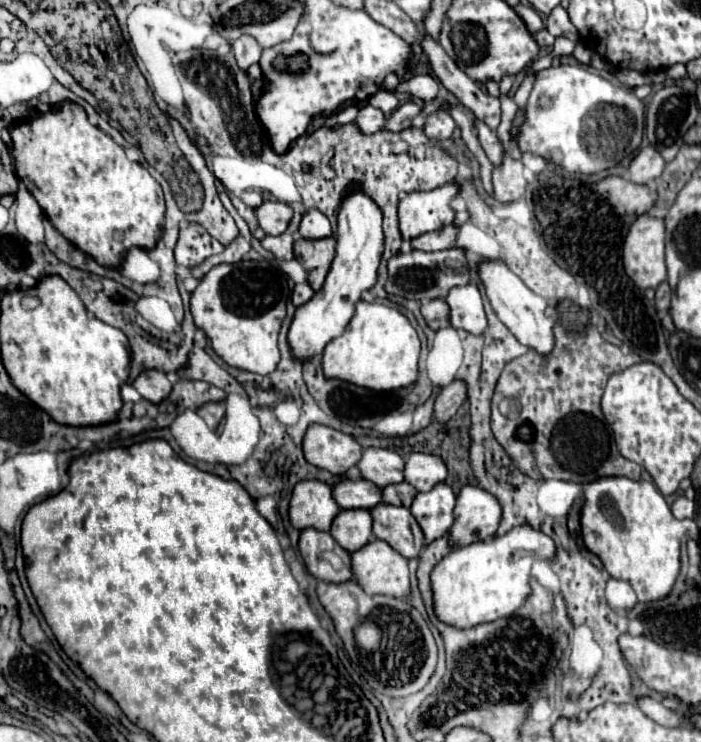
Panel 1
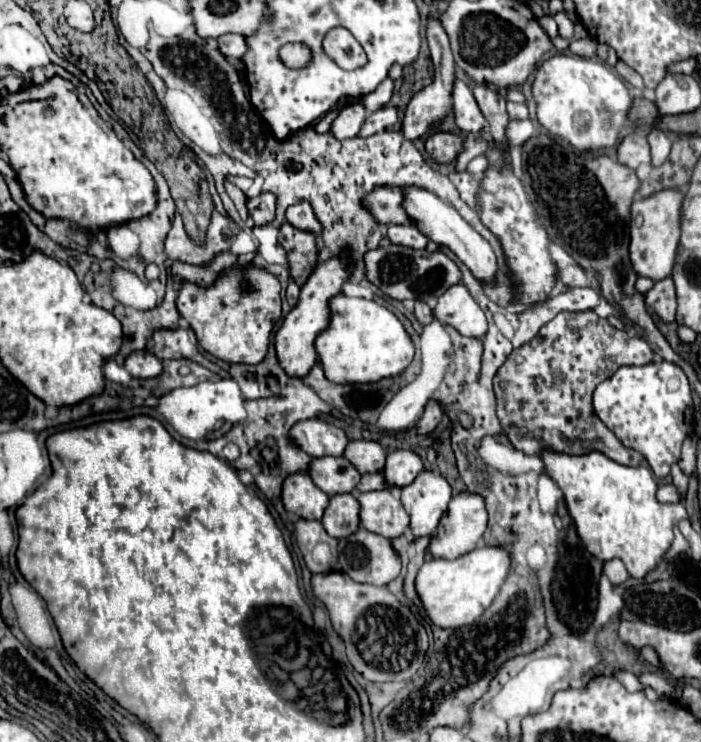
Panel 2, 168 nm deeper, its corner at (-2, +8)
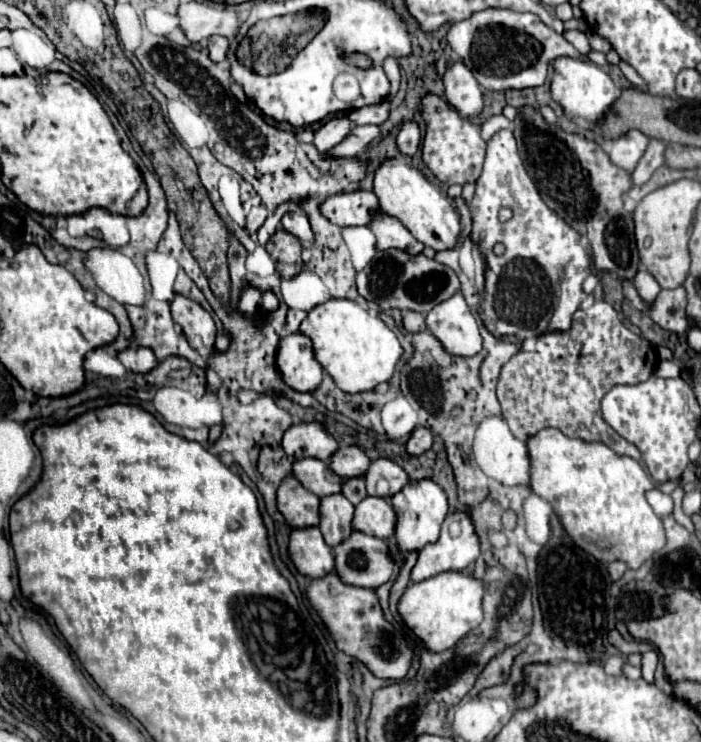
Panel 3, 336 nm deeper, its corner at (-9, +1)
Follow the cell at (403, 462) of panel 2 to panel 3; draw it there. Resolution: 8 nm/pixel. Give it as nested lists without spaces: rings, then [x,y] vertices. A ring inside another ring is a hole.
[[[379,458],[371,462],[367,474],[367,492],[369,496],[395,496],[409,482],[409,474],[393,460]]]

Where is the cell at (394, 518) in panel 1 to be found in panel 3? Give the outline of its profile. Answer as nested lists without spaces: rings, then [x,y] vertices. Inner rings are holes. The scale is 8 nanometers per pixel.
[[[365,498],[355,506],[355,518],[353,518],[353,528],[387,540],[389,536],[395,534],[397,526],[397,512],[391,504],[389,498]]]

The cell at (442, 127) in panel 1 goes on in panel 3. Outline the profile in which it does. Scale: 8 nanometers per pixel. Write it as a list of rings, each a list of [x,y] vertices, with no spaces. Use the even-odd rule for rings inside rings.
[[[405,122],[397,132],[397,146],[403,156],[413,156],[421,142],[421,130],[417,122]]]

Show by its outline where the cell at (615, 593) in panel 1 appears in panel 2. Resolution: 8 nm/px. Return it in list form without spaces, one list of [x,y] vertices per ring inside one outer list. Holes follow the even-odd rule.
[[[610,559],[604,563],[604,573],[606,577],[614,583],[614,585],[620,585],[628,579],[628,571],[624,567],[624,563],[620,559]]]

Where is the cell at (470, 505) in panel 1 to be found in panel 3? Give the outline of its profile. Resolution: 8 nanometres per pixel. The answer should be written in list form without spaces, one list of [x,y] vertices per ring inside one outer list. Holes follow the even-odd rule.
[[[457,510],[457,512],[451,512],[443,526],[441,526],[441,536],[435,544],[429,544],[425,546],[421,552],[419,552],[419,560],[413,568],[413,582],[421,582],[433,574],[441,574],[441,570],[467,570],[475,564],[475,560],[479,558],[481,554],[481,542],[479,542],[479,536],[477,536],[477,530],[475,530],[475,524],[473,524],[473,518],[471,518],[471,512],[469,510]]]

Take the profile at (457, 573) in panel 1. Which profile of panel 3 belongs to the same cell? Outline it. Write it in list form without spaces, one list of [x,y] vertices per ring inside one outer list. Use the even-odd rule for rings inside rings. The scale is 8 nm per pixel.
[[[441,572],[437,576],[411,584],[399,602],[399,612],[405,624],[413,628],[413,632],[425,642],[429,650],[441,652],[459,642],[465,634],[483,622],[485,590],[485,582],[471,572]]]

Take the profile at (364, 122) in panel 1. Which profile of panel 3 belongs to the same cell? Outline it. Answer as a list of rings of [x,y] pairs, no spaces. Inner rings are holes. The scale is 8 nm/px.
[[[347,116],[331,118],[327,124],[323,124],[315,132],[313,146],[317,146],[317,150],[321,150],[321,152],[327,152],[333,146],[337,146],[339,142],[343,142],[347,138],[347,134],[351,132],[351,128],[353,128],[353,122]]]

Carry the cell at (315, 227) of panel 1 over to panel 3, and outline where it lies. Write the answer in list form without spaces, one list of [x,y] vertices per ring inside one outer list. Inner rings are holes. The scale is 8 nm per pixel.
[[[295,210],[295,212],[287,212],[283,218],[281,218],[281,224],[283,228],[293,234],[295,238],[299,238],[299,242],[305,246],[305,248],[311,248],[315,244],[315,236],[313,236],[313,230],[311,230],[311,224],[309,224],[309,218],[303,210]]]

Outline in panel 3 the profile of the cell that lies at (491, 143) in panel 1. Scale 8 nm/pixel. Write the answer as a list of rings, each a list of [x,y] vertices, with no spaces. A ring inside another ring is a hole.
[[[457,62],[447,68],[445,78],[445,98],[459,112],[461,118],[473,120],[483,112],[483,92],[471,70]]]

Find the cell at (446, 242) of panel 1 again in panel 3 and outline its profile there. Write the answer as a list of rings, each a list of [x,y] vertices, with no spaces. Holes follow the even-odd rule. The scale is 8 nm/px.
[[[389,214],[375,216],[373,222],[369,224],[369,228],[377,236],[377,248],[379,250],[399,248],[399,250],[405,250],[405,252],[417,256],[425,248],[419,240],[413,238],[413,234],[397,218],[393,218],[393,216],[389,218]]]

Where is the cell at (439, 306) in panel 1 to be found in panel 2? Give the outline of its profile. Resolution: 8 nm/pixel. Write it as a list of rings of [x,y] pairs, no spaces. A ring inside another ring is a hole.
[[[416,301],[416,305],[414,305],[414,315],[416,315],[416,319],[418,319],[422,325],[428,325],[428,323],[434,319],[432,309],[430,309],[424,301]]]

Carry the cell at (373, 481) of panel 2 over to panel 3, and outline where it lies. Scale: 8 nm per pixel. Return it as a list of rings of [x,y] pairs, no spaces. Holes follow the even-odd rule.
[[[349,478],[345,480],[343,484],[343,492],[341,492],[349,502],[353,504],[359,504],[365,496],[367,496],[367,490],[365,490],[365,480],[363,478]]]

